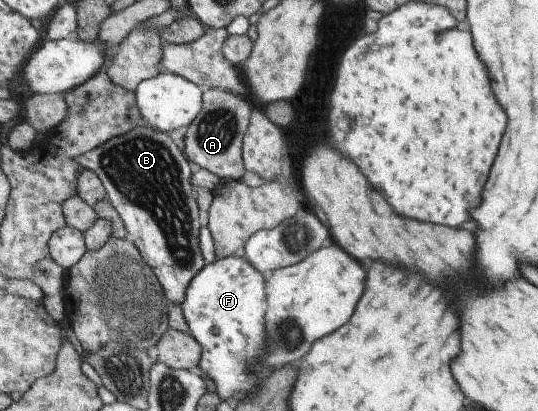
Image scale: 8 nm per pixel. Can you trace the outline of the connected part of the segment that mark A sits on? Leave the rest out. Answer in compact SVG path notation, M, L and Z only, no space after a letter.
M205 89L203 109L185 132L184 151L189 160L220 178L230 178L236 182L242 180L247 170L243 159L243 142L250 126L252 111L252 106L236 93L222 89Z

